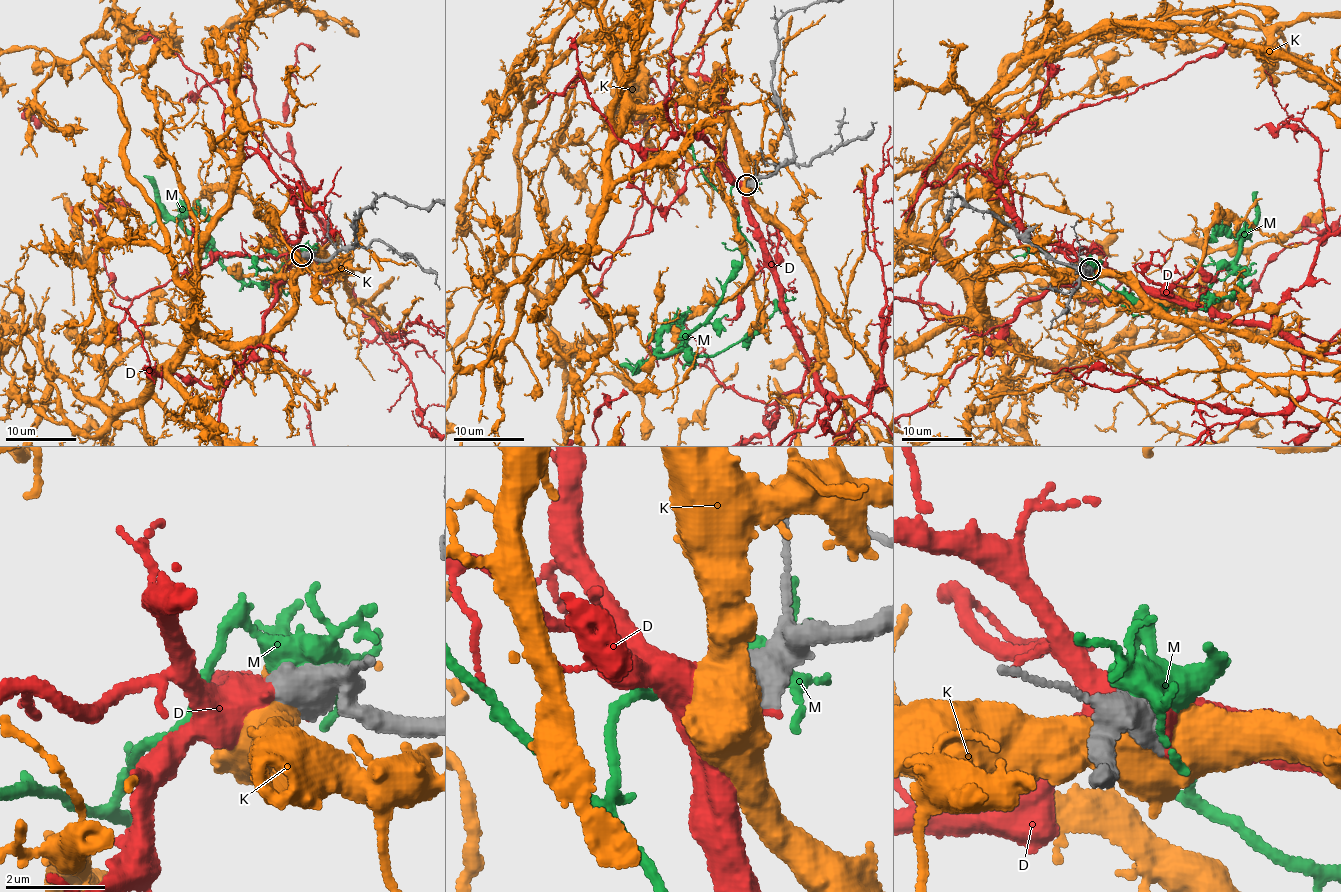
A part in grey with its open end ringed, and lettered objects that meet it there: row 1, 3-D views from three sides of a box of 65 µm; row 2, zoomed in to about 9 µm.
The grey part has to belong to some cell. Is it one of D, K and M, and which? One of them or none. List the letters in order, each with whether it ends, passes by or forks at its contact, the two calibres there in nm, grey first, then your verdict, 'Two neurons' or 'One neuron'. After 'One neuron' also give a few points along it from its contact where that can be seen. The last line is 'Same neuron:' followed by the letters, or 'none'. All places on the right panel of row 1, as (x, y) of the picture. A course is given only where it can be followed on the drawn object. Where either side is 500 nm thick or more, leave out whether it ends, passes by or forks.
D: Thickness 700 nm (grey) against 650 nm. One neuron
K: Thickness 750 nm (grey) against 750 nm. Two neurons
M: Thickness 850 nm (grey) against 500 nm. Two neurons
Same neuron: D

